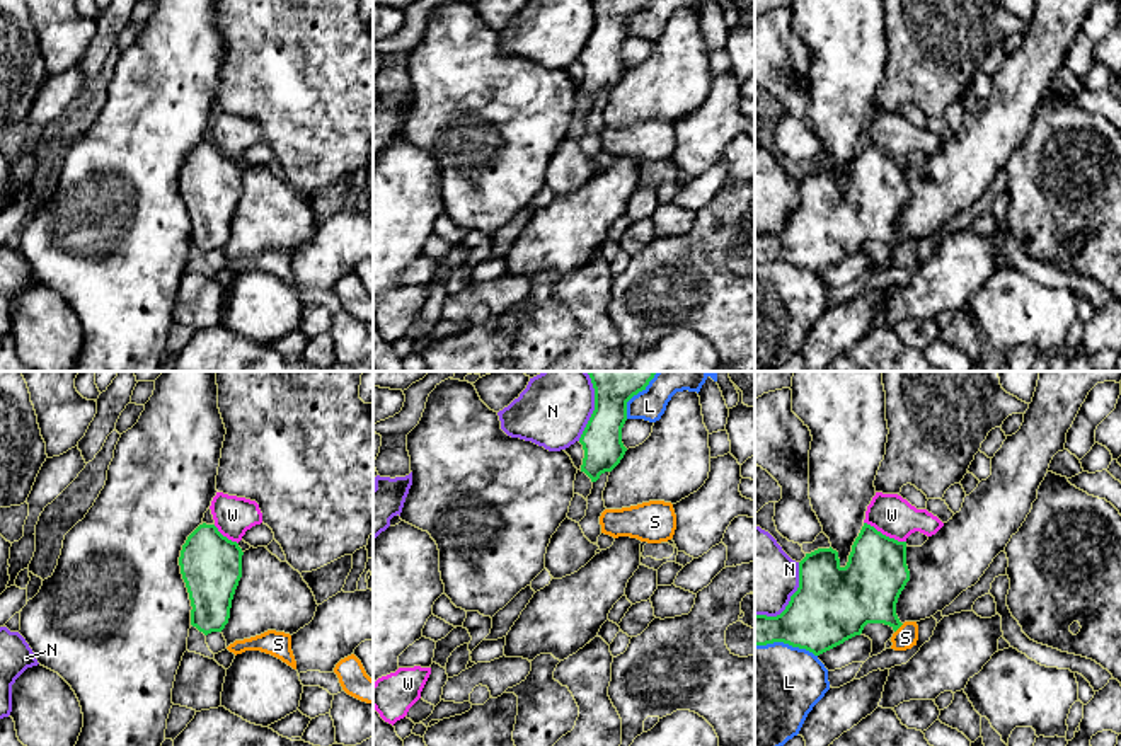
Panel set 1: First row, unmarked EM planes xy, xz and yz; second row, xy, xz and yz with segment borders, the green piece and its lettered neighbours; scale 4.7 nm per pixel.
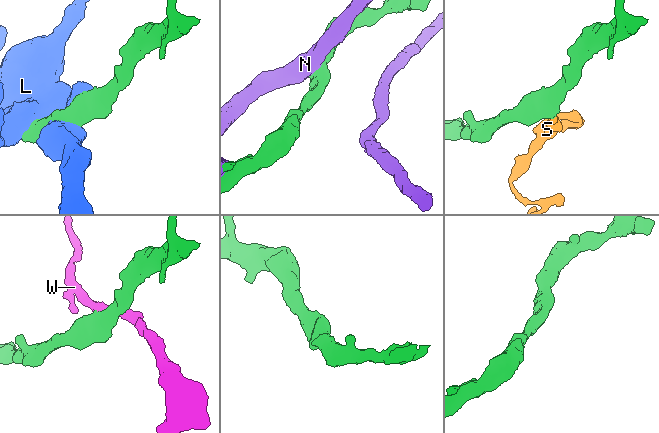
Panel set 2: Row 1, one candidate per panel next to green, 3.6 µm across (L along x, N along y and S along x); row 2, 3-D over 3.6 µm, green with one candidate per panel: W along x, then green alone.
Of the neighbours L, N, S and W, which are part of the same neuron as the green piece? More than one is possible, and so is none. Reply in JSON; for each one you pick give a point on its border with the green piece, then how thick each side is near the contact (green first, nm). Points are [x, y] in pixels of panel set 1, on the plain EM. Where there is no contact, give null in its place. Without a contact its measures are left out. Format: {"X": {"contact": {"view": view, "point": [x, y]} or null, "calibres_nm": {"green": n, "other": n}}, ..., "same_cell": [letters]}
{"S": {"contact": {"view": "yz", "point": [898, 246]}, "calibres_nm": {"green": 300, "other": 110}}, "same_cell": ["S"]}

